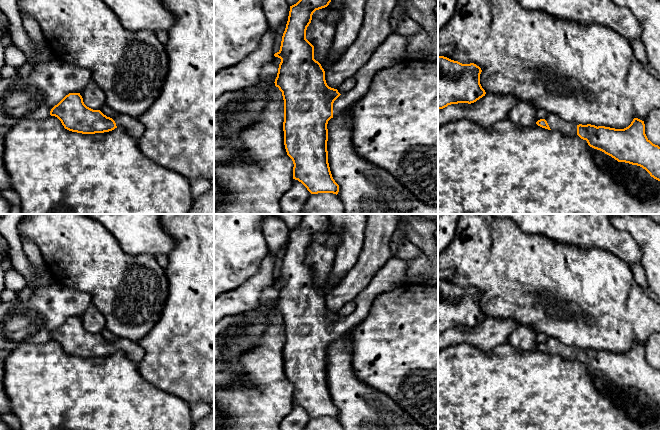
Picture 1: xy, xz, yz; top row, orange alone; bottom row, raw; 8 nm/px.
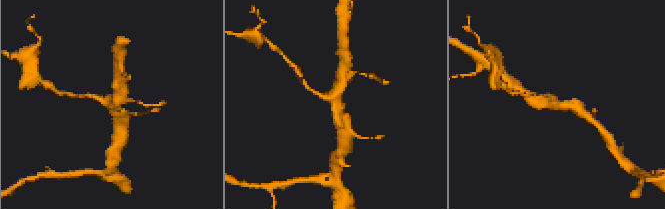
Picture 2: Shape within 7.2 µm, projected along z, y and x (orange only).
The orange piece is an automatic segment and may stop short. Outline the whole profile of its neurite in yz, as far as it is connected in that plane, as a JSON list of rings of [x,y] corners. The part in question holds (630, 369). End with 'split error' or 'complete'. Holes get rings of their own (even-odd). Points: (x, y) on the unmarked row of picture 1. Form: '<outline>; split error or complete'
[[[549,338],[536,348],[567,360],[578,359],[590,371],[604,376],[618,386],[640,390],[651,401],[660,405],[660,371],[647,362],[644,345],[638,342],[634,342],[624,353],[591,348],[576,349],[561,343],[557,338]]]; split error

